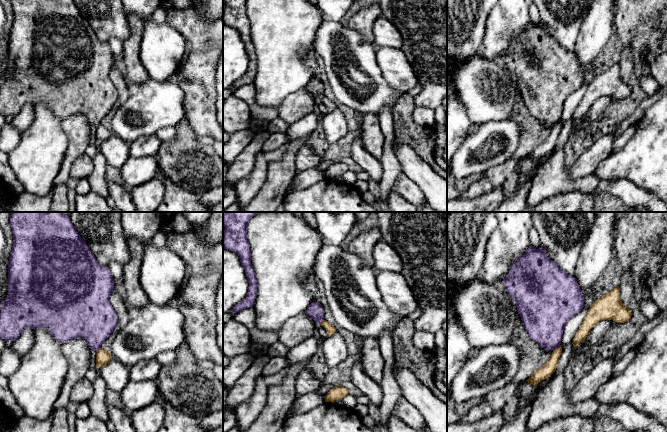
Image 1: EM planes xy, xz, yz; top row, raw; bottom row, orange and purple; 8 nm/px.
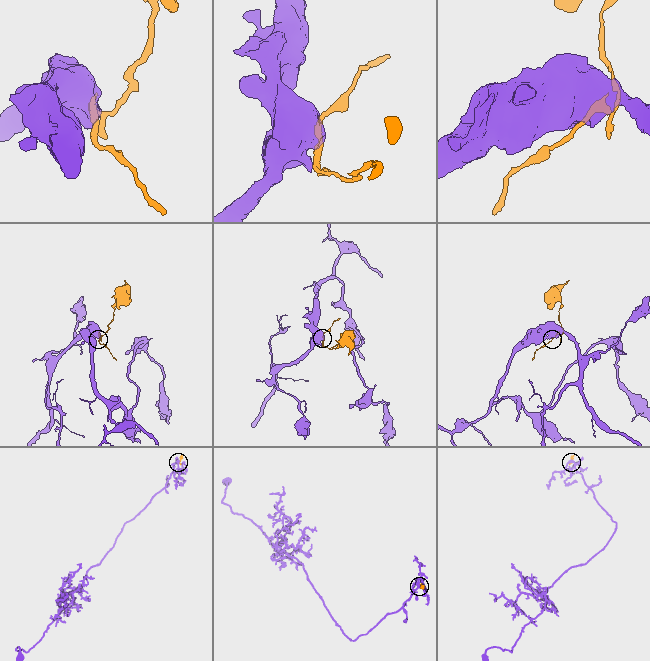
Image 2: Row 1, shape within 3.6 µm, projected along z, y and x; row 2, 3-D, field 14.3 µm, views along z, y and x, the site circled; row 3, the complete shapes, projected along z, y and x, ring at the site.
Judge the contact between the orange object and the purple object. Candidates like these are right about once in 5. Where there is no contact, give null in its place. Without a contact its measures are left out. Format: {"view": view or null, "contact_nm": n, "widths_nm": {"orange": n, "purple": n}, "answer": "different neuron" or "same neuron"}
{"view": "yz", "contact_nm": 80, "widths_nm": {"orange": 110, "purple": 340}, "answer": "different neuron"}

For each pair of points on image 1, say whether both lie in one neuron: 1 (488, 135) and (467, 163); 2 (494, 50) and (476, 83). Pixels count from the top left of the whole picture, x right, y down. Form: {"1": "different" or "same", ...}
{"1": "same", "2": "different"}

